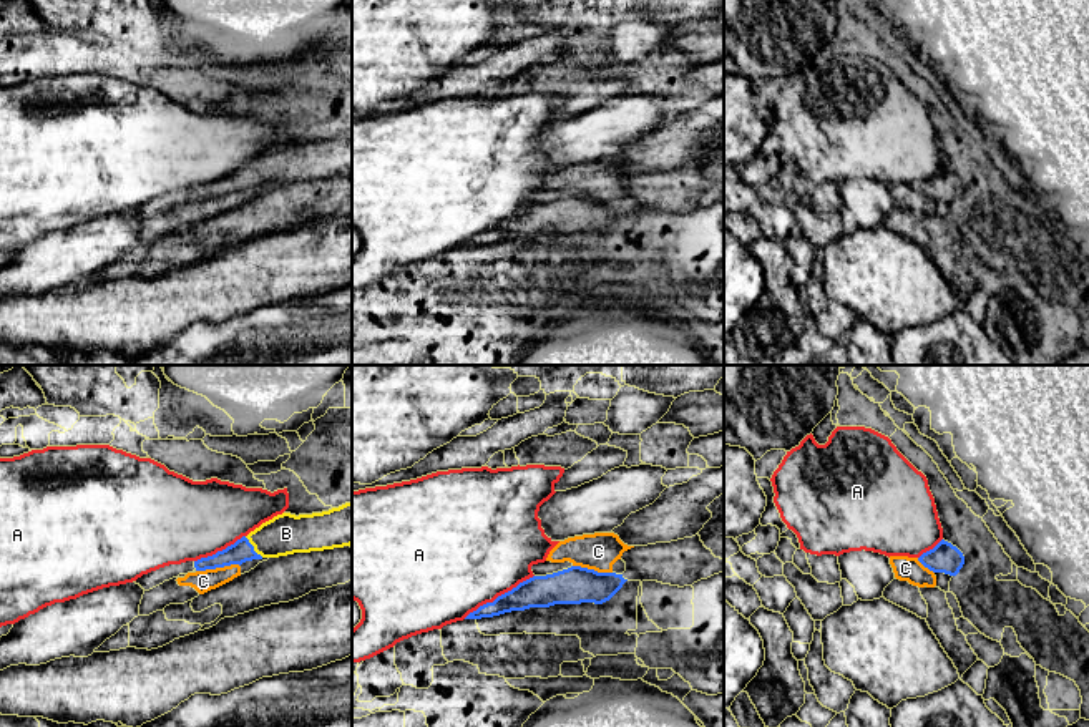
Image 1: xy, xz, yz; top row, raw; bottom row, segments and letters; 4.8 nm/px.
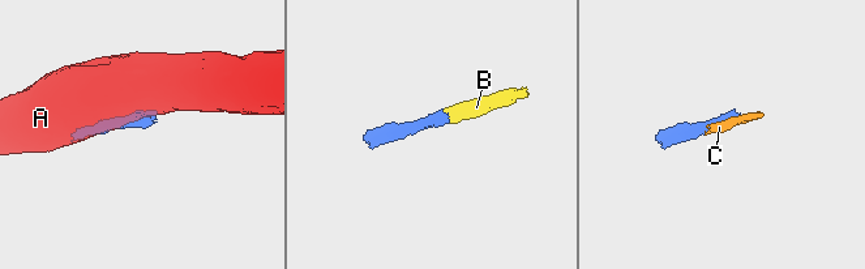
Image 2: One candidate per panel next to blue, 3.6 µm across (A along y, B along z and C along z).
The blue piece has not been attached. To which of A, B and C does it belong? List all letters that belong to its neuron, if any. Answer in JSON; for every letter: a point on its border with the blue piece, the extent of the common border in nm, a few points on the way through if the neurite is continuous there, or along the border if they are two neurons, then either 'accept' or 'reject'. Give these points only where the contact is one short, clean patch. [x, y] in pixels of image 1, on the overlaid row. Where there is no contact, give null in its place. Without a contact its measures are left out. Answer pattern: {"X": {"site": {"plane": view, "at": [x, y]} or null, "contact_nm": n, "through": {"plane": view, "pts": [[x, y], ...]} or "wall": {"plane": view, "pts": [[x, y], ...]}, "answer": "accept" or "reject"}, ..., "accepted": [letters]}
{"A": {"site": {"plane": "xz", "at": [498, 596]}, "contact_nm": 400, "answer": "reject"}, "B": {"site": {"plane": "xy", "at": [253, 548]}, "contact_nm": 140, "through": {"plane": "xy", "pts": [[241, 551], [253, 548], [286, 533]]}, "answer": "accept"}, "C": {"site": {"plane": "xy", "at": [218, 566]}, "contact_nm": 220, "wall": {"plane": "xy", "pts": [[239, 565], [196, 571]]}, "answer": "reject"}, "accepted": ["B"]}

